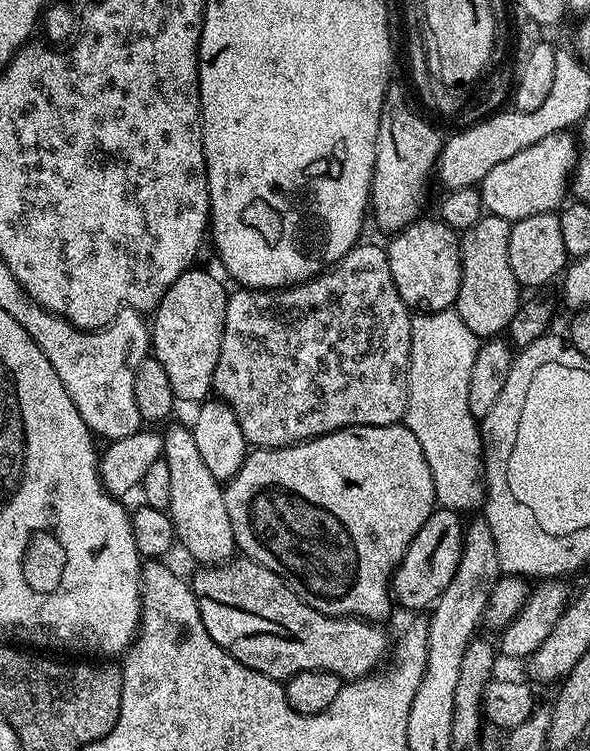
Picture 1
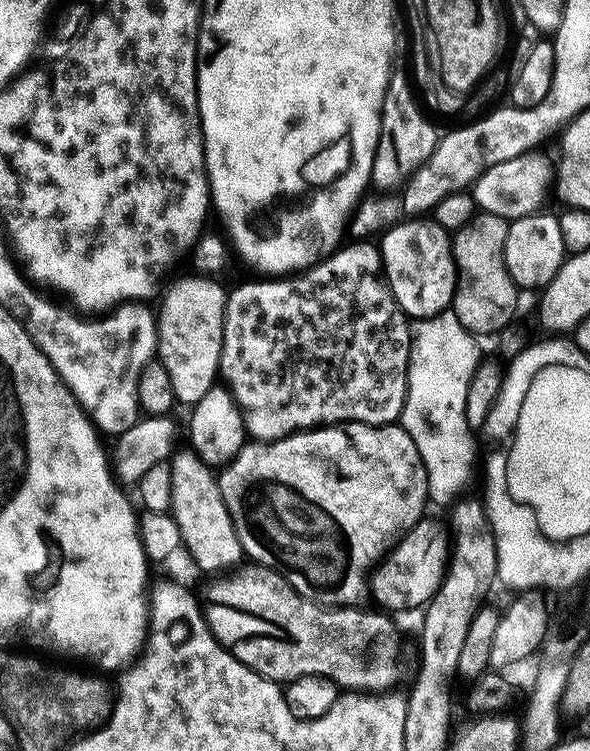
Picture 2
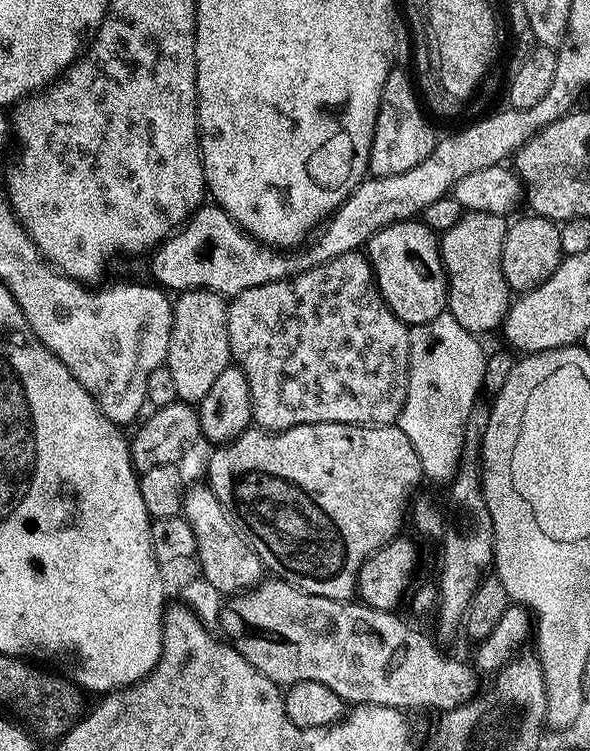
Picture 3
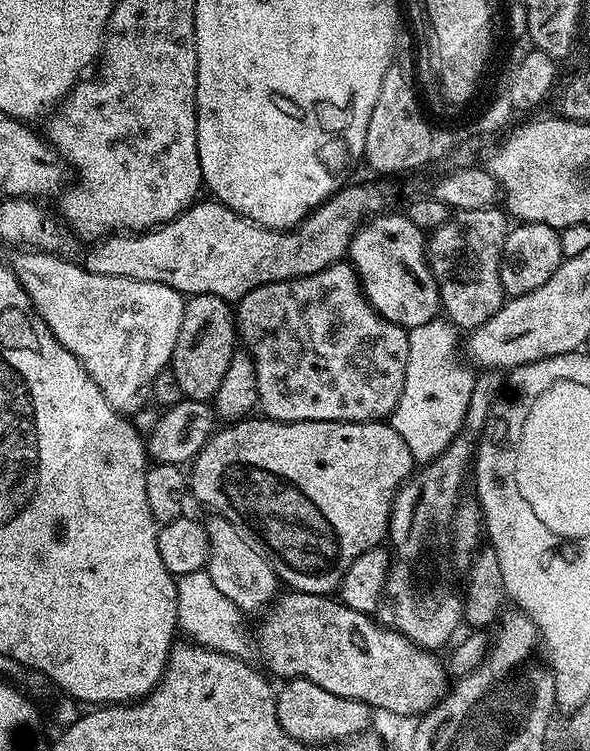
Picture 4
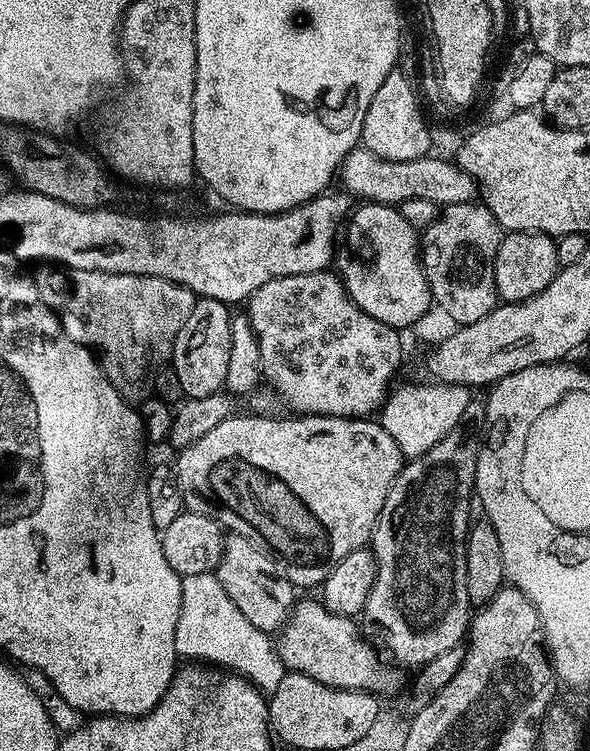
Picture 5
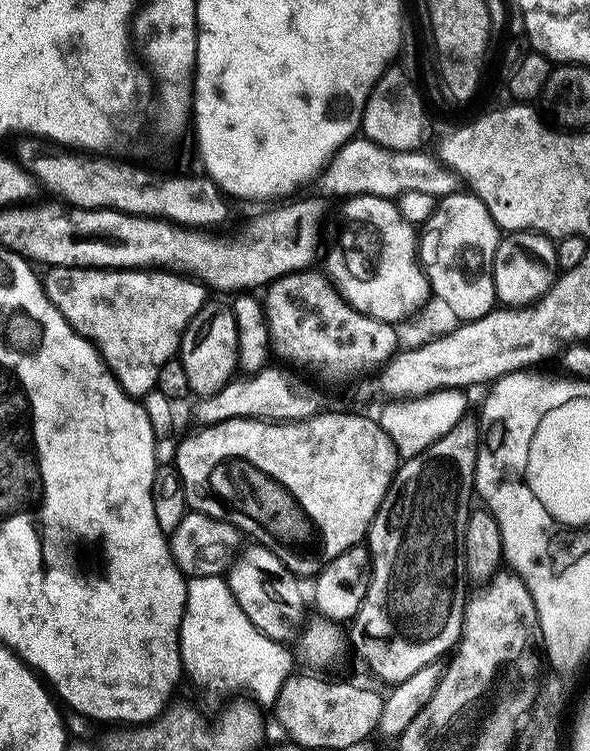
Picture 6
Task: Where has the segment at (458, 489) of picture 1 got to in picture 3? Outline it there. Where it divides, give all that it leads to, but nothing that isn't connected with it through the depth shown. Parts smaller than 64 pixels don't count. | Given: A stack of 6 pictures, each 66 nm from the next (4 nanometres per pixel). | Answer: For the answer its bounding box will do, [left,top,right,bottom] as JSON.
[398,314,486,481]

